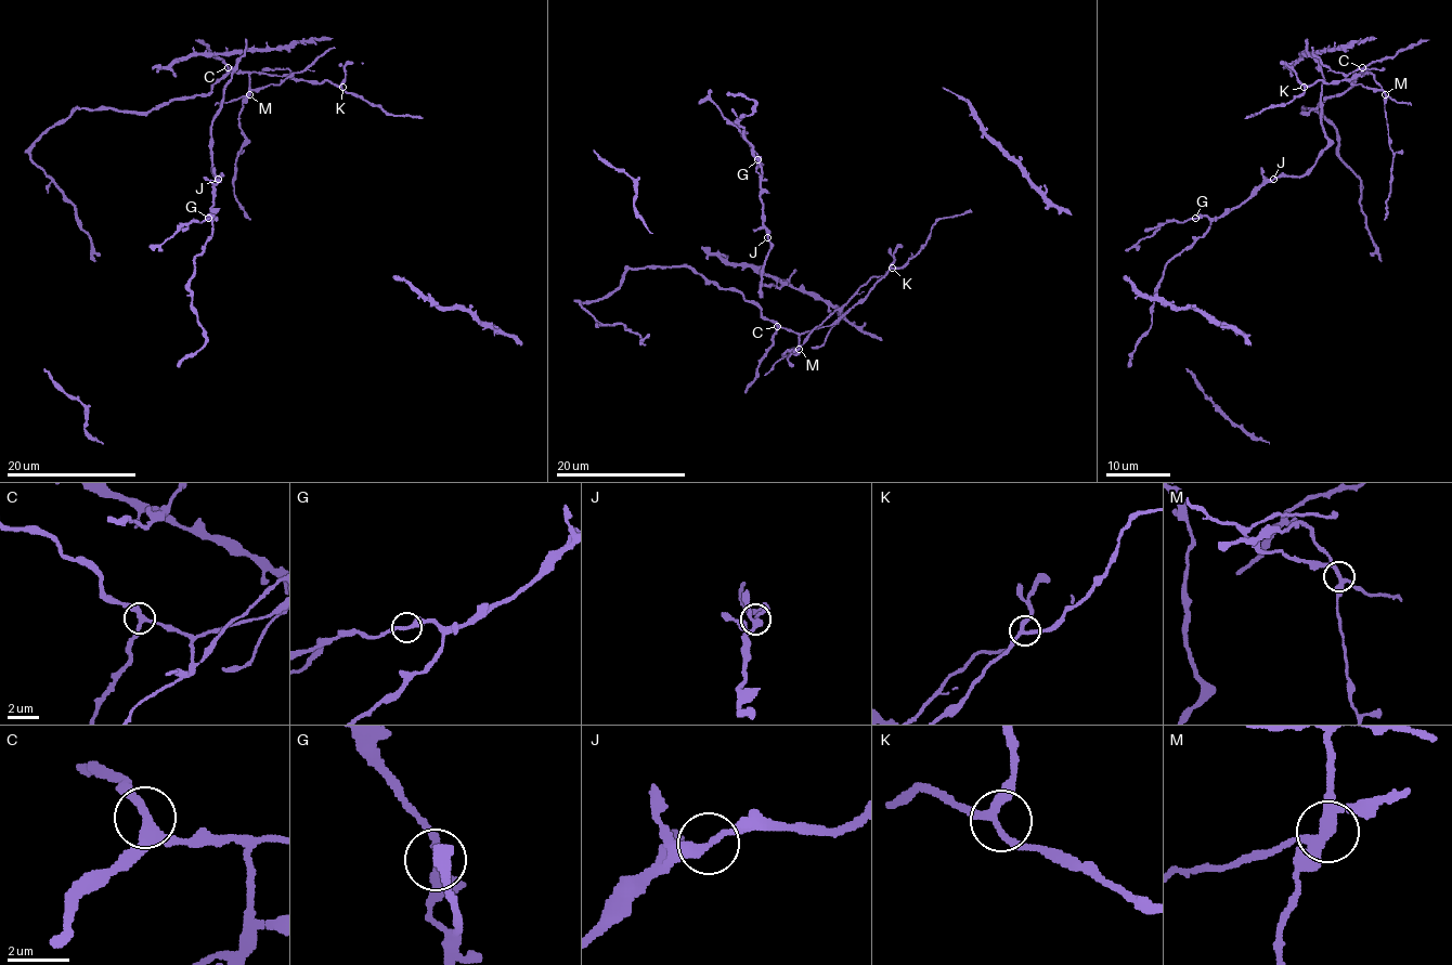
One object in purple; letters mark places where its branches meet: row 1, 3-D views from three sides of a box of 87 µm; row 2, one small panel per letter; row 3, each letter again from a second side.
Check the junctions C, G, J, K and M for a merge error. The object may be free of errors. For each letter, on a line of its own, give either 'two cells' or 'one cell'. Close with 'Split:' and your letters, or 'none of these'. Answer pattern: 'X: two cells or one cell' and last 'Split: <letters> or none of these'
C: one cell
G: one cell
J: one cell
K: one cell
M: two cells
Split: M

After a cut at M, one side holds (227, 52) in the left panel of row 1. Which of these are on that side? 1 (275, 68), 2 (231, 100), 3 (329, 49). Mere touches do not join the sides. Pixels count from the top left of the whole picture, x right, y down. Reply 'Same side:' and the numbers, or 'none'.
Same side: none

